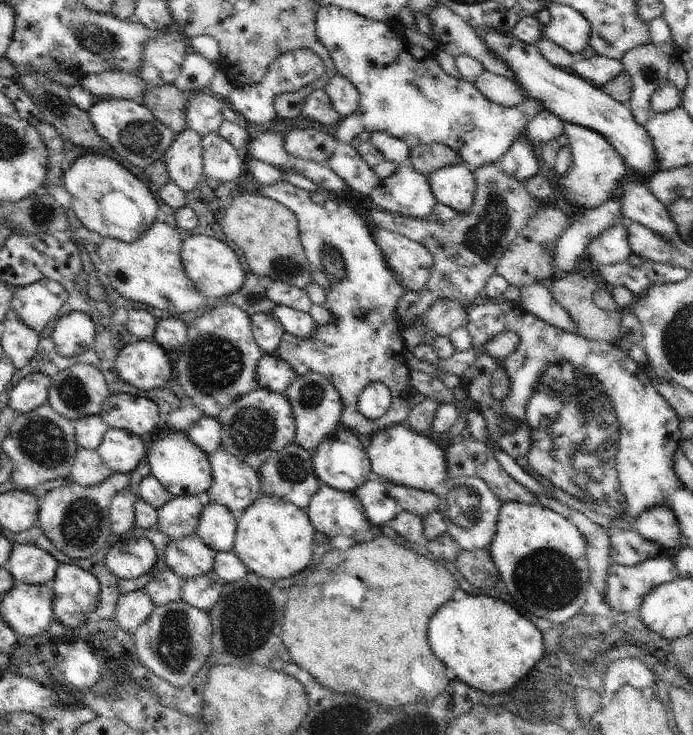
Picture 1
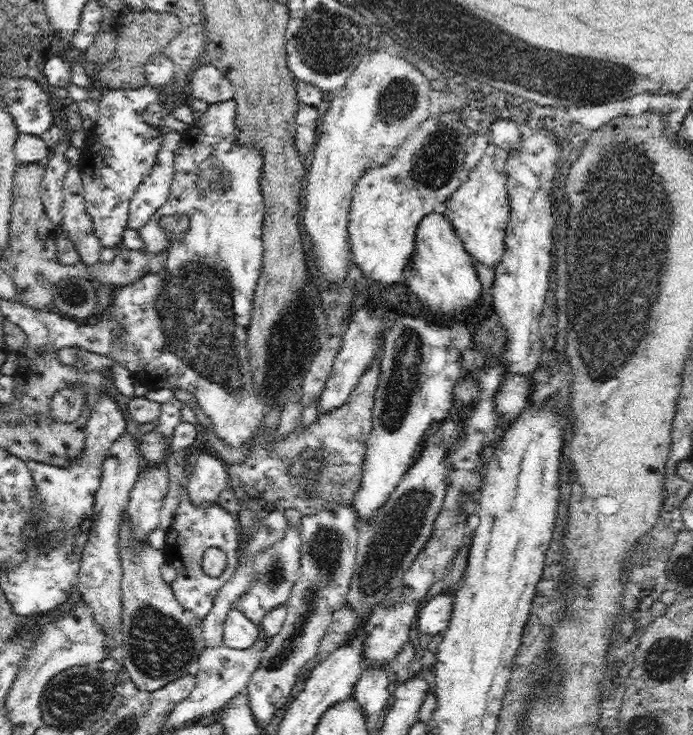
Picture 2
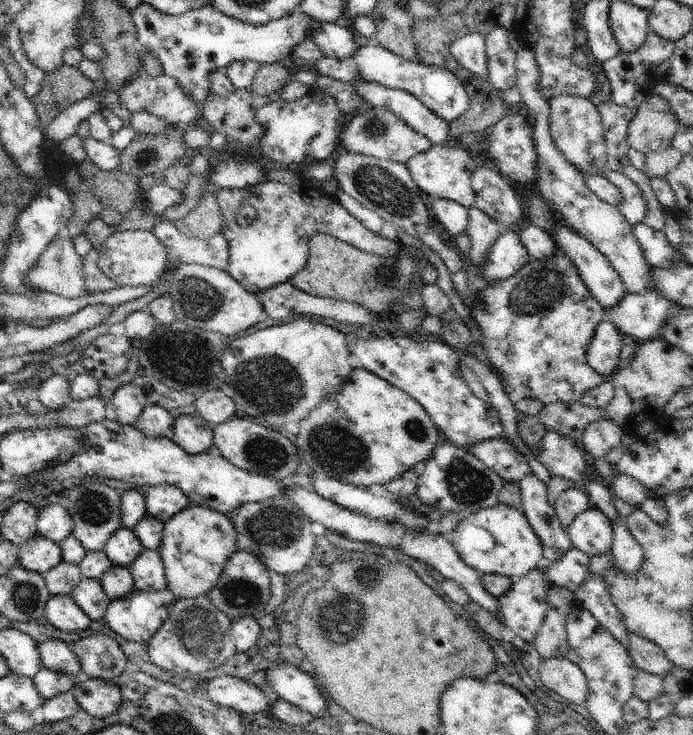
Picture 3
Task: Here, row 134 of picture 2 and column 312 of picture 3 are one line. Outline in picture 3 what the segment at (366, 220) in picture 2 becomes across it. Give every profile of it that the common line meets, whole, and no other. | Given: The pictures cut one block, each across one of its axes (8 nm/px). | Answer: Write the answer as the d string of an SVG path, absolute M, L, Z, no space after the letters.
M360 367L353 370L340 390L328 395L310 410L305 419L299 420L299 431L294 434L293 443L302 464L308 465L314 475L335 478L362 488L384 485L409 468L420 468L445 438L424 408L410 395L369 370Z

